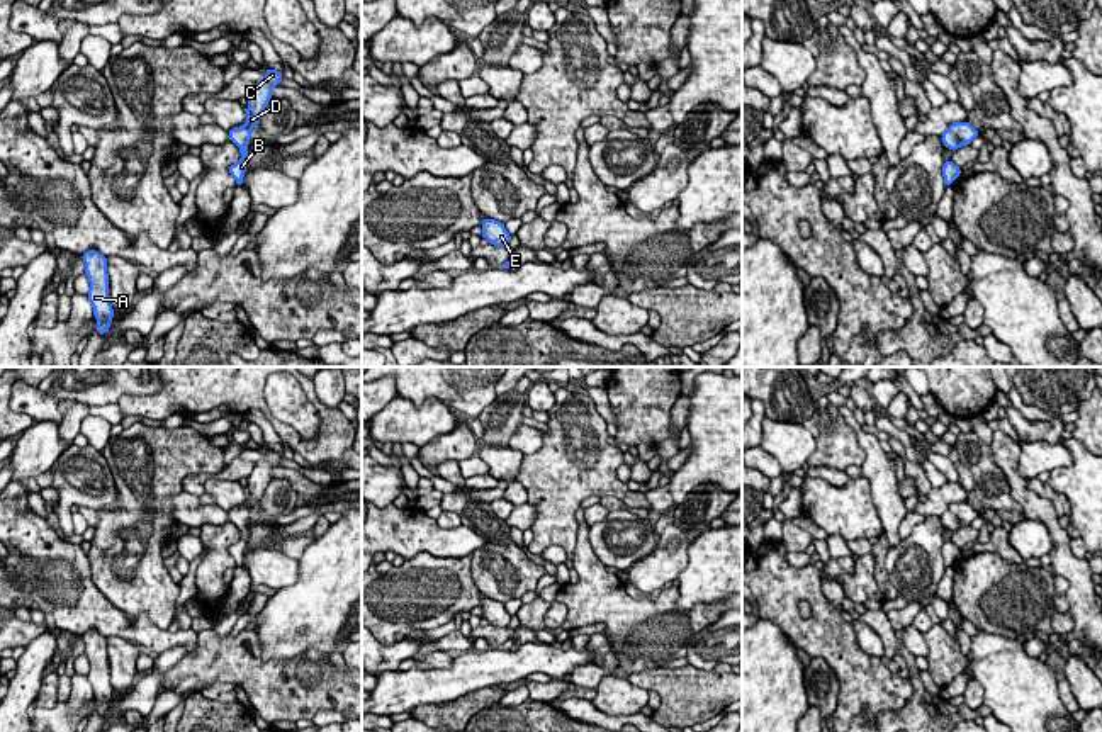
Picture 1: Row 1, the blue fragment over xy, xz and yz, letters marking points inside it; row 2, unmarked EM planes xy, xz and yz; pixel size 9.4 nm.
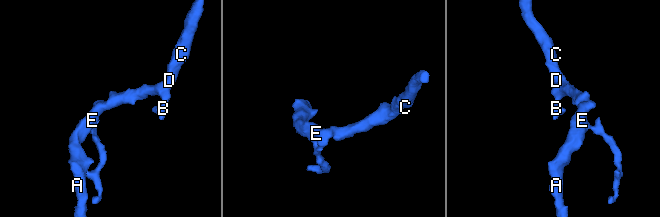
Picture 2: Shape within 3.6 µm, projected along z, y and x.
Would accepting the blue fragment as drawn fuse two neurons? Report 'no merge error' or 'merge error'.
no merge error

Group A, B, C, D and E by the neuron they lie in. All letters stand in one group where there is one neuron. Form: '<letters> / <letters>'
A B C D E

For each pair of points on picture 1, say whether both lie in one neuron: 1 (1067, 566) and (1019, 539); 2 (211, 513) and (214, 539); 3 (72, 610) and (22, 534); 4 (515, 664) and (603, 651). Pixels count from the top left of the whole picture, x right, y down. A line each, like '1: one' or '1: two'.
1: two
2: two
3: one
4: two

